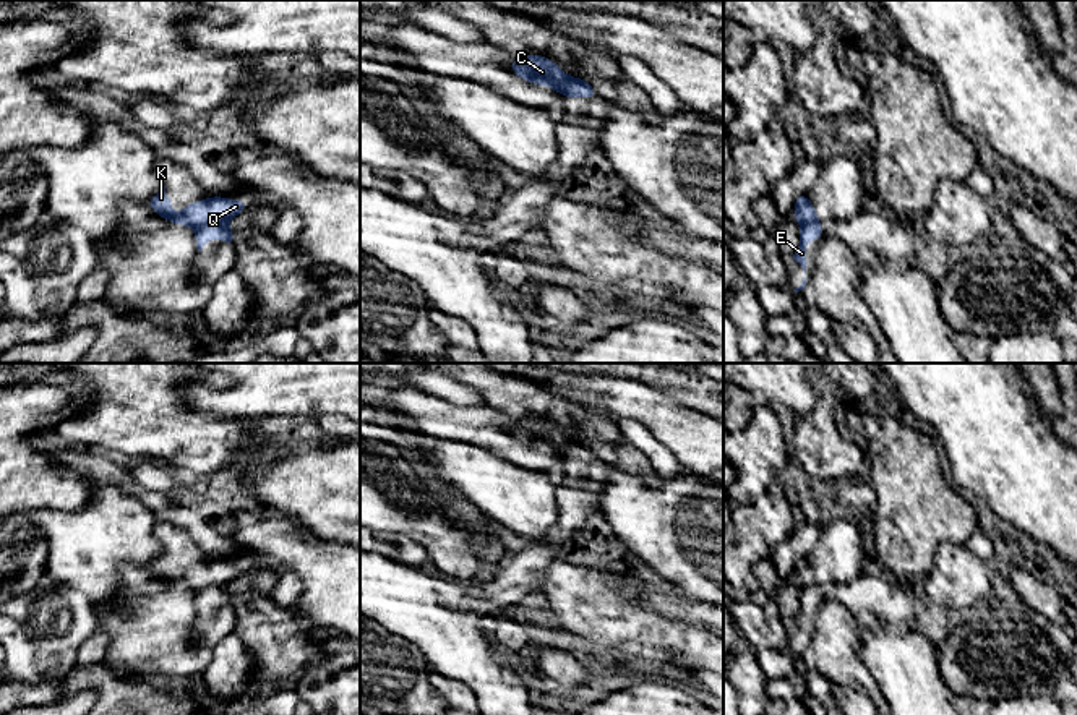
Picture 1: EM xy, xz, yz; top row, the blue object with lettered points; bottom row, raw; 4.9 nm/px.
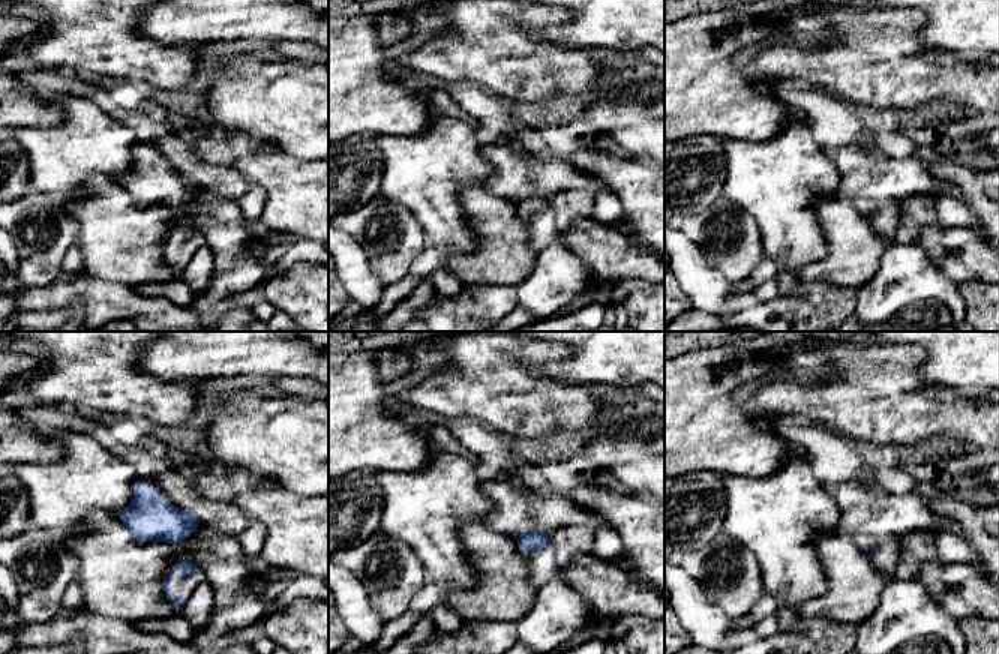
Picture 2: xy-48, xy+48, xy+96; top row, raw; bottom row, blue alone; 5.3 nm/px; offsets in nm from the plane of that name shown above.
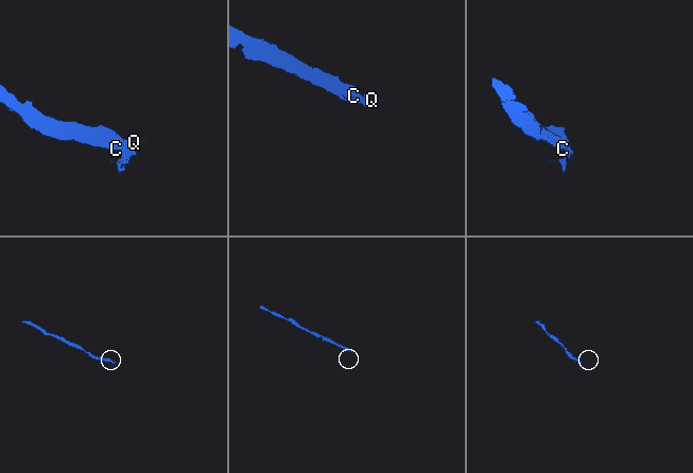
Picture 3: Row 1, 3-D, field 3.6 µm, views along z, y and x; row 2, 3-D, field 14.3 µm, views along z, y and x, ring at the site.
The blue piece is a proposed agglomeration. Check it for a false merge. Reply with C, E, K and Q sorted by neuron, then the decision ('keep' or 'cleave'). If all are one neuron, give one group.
C K Q / E; cleave

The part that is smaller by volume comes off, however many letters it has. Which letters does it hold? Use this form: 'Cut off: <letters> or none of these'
Cut off: E

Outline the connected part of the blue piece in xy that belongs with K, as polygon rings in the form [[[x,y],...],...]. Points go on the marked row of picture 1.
[[[165,186],[144,203],[152,208],[164,220],[178,225],[188,225],[195,230],[212,220],[227,222],[229,219],[248,209],[242,199],[212,196],[203,201],[190,203],[177,216],[174,216],[172,203],[167,198]]]

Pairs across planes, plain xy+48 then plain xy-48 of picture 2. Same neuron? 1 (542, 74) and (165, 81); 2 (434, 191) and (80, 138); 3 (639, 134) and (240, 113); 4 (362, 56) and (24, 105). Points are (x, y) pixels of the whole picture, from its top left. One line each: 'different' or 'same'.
1: same
2: same
3: same
4: same

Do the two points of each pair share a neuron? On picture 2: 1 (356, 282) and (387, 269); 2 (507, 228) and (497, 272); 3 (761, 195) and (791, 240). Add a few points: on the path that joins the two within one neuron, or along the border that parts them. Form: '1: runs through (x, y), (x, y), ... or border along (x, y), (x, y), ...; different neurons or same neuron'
1: border along (359, 242), (369, 267), (387, 284); different neurons
2: runs through (501, 239), (501, 257), (497, 261); same neuron
3: runs through (771, 206), (788, 222), (791, 230); same neuron

